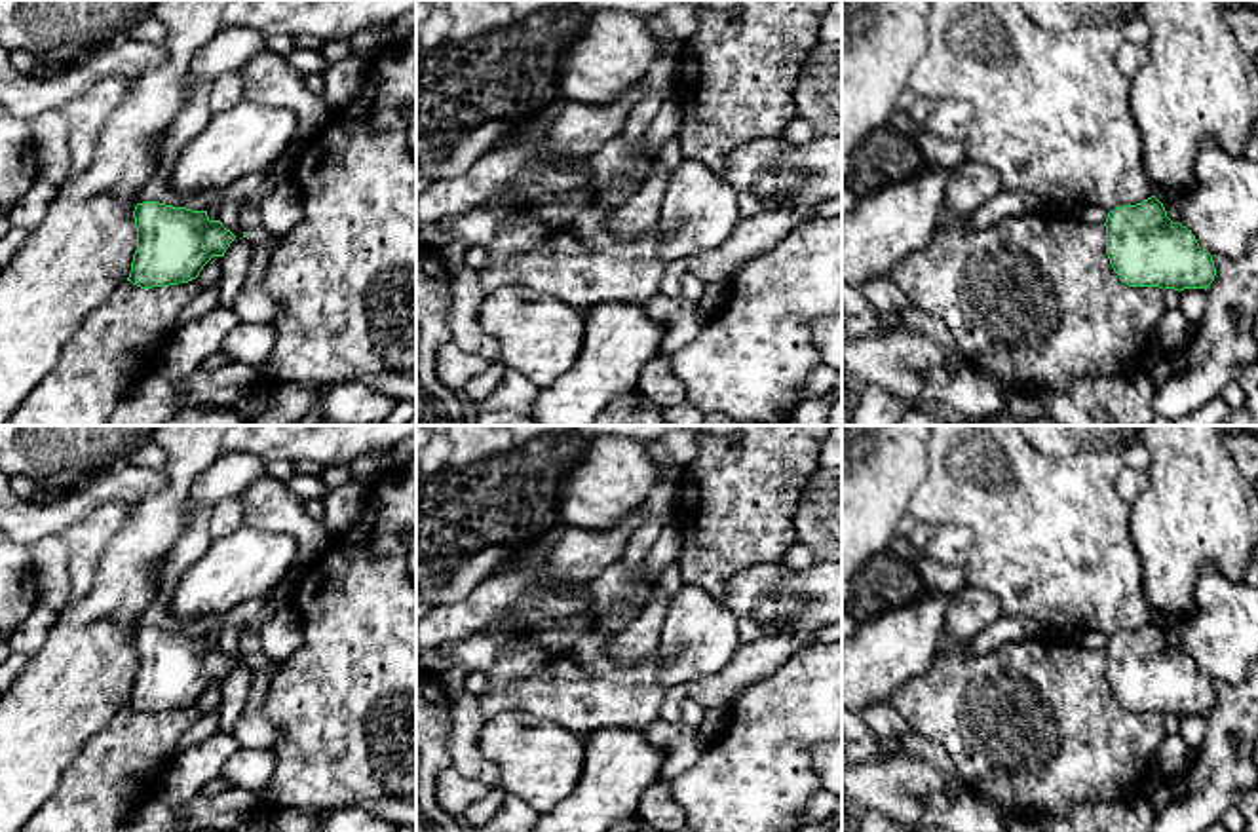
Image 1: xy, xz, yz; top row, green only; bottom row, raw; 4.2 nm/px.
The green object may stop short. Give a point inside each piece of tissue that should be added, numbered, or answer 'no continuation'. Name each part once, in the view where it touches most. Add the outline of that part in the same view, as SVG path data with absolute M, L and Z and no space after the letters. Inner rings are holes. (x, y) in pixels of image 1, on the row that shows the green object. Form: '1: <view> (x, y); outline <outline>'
no continuation

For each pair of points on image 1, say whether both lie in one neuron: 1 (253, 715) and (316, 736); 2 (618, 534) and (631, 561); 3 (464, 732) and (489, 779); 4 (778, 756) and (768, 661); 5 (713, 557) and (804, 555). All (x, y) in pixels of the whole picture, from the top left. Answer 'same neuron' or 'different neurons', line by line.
1: different neurons
2: different neurons
3: same neuron
4: different neurons
5: different neurons

